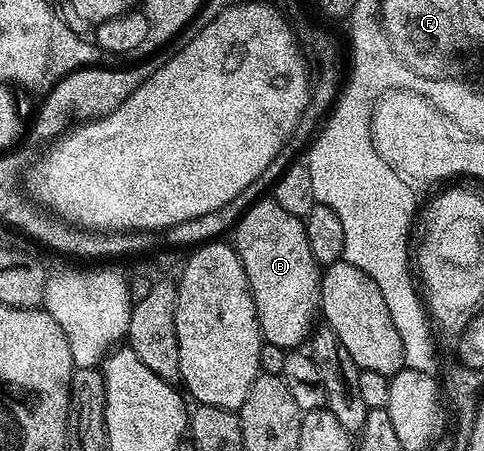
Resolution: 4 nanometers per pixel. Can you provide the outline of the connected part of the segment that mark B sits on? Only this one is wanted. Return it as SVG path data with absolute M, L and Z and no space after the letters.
M275 199L255 201L246 210L234 226L234 248L240 255L240 262L248 276L248 286L256 304L256 314L260 320L260 336L267 344L277 345L286 351L295 350L309 340L313 332L312 320L318 317L320 307L321 266L316 264L314 255L310 255L310 243L306 239L304 222L278 207Z

